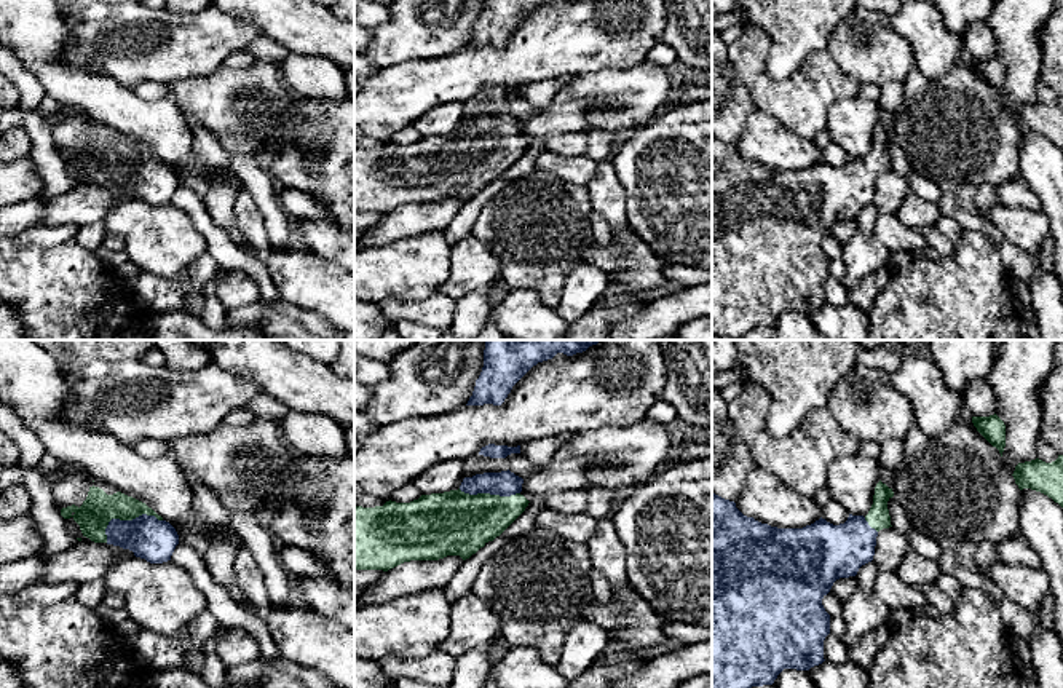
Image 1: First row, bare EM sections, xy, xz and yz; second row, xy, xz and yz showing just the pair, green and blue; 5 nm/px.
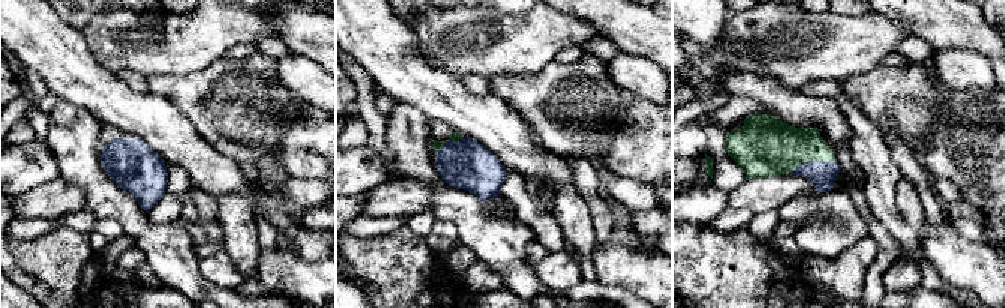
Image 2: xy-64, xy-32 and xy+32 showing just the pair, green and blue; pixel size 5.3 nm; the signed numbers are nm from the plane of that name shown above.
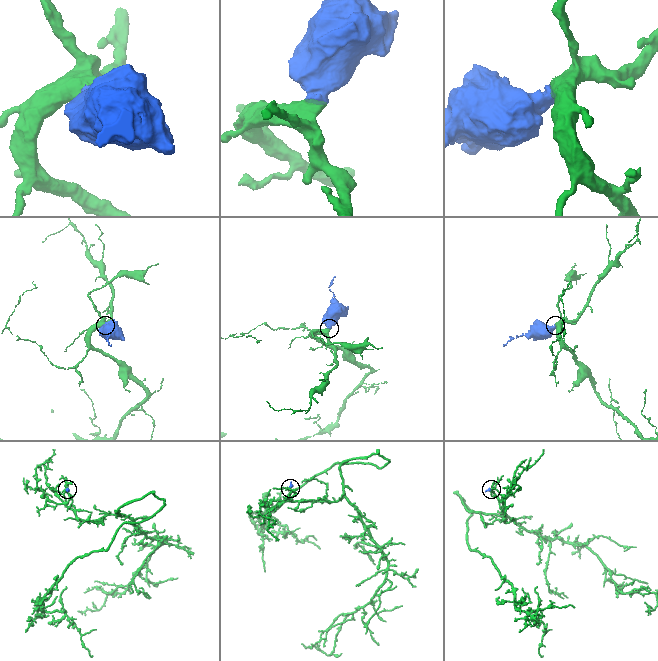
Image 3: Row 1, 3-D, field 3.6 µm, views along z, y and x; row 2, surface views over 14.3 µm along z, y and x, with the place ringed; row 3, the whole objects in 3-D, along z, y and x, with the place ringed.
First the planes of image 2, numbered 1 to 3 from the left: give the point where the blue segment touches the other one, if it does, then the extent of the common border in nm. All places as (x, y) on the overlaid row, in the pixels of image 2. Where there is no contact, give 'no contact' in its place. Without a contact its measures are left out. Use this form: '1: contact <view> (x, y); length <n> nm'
1: no contact
2: contact xy-32 (449, 138); length 180 nm
3: contact xy+32 (813, 158); length 260 nm

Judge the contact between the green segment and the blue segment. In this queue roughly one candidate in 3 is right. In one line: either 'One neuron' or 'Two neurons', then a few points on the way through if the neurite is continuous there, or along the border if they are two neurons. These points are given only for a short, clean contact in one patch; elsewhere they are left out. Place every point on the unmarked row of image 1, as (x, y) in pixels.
One neuron. Path across: xy (98, 152), (109, 162), (125, 162), (149, 181)

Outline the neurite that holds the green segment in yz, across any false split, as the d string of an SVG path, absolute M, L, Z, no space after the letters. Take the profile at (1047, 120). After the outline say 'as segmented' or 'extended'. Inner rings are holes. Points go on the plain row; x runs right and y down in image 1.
M1063 97L1052 105L1039 101L1018 105L1012 118L1020 132L1041 134L1063 150Z; as segmented

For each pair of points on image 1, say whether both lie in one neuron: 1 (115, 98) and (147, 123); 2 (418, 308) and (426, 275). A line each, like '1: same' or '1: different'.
1: same
2: different

